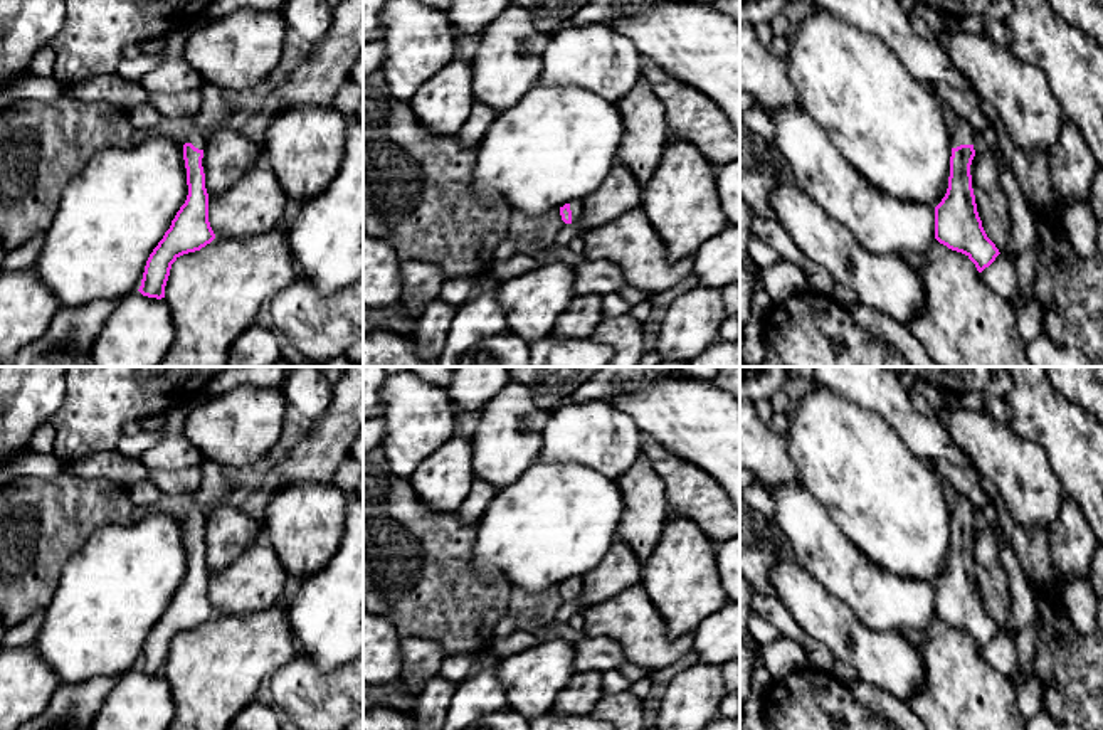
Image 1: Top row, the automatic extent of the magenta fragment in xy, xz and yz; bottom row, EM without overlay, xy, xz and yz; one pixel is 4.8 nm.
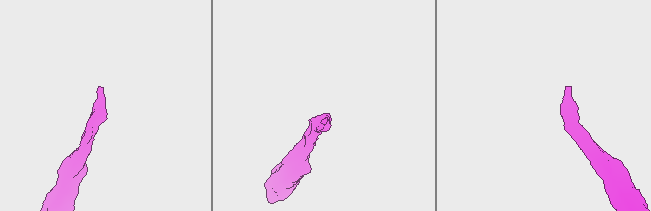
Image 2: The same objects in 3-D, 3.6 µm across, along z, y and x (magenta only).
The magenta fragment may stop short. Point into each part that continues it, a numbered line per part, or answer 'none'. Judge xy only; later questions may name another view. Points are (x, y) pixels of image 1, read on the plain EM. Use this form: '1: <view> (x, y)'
1: xy (216, 488)

